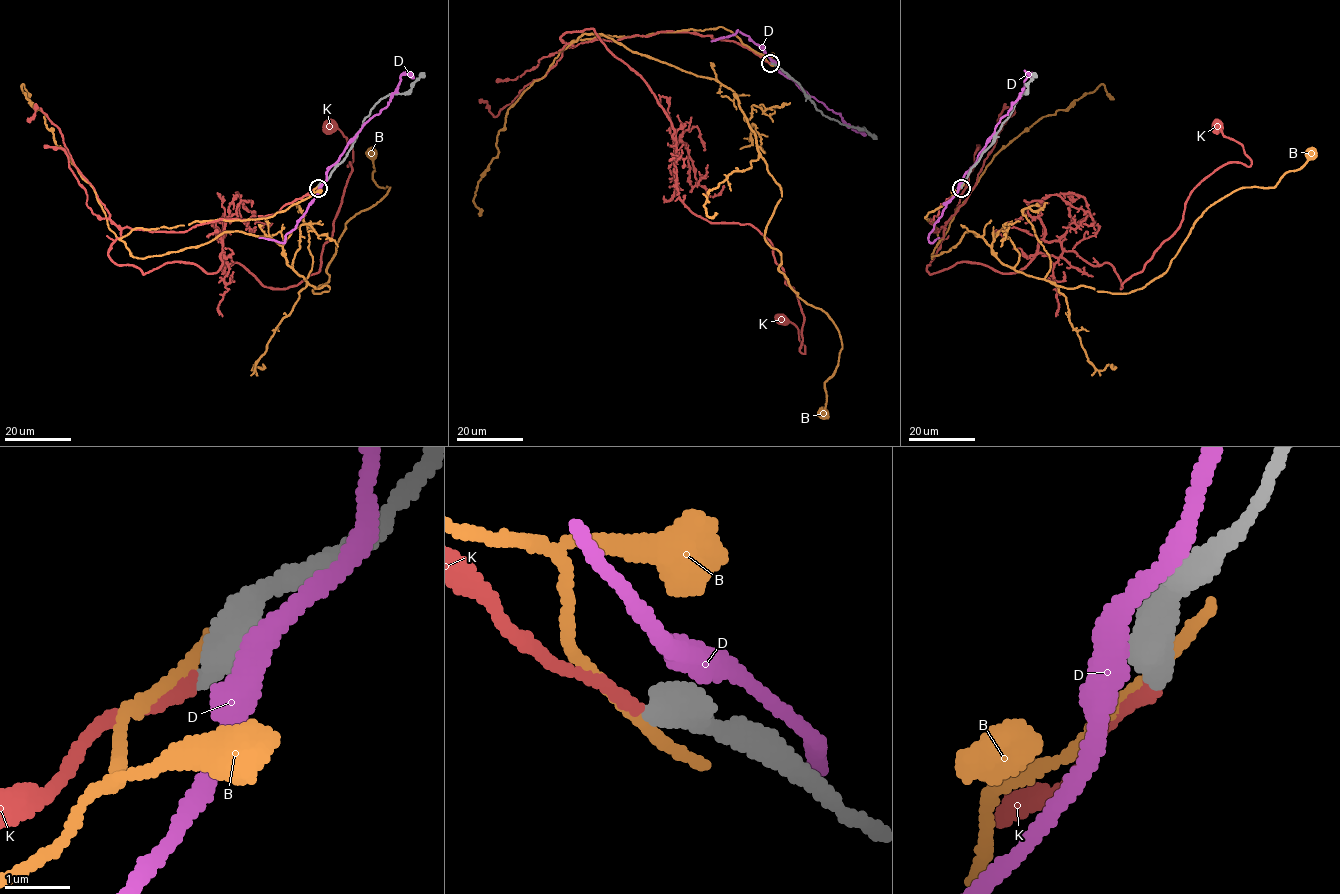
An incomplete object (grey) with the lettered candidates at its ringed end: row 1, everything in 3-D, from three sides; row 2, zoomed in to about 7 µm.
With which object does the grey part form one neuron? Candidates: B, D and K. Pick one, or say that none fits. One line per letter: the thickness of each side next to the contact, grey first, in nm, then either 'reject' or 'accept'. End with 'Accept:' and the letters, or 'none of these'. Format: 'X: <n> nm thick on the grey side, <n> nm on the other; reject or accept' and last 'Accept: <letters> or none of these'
B: 500 nm thick on the grey side, 180 nm on the other; reject
D: 650 nm thick on the grey side, 380 nm on the other; reject
K: 500 nm thick on the grey side, 190 nm on the other; accept
Accept: K

